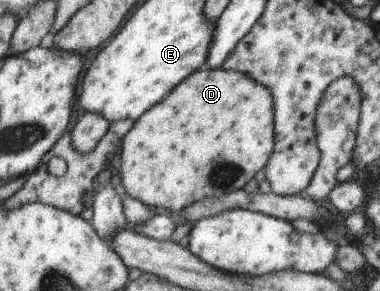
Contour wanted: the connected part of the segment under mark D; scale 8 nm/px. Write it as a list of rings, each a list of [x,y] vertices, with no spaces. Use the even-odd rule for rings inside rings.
[[[202,67],[143,113],[126,133],[118,151],[118,172],[126,194],[151,209],[176,215],[198,199],[242,190],[264,169],[273,147],[270,91],[240,71]]]

